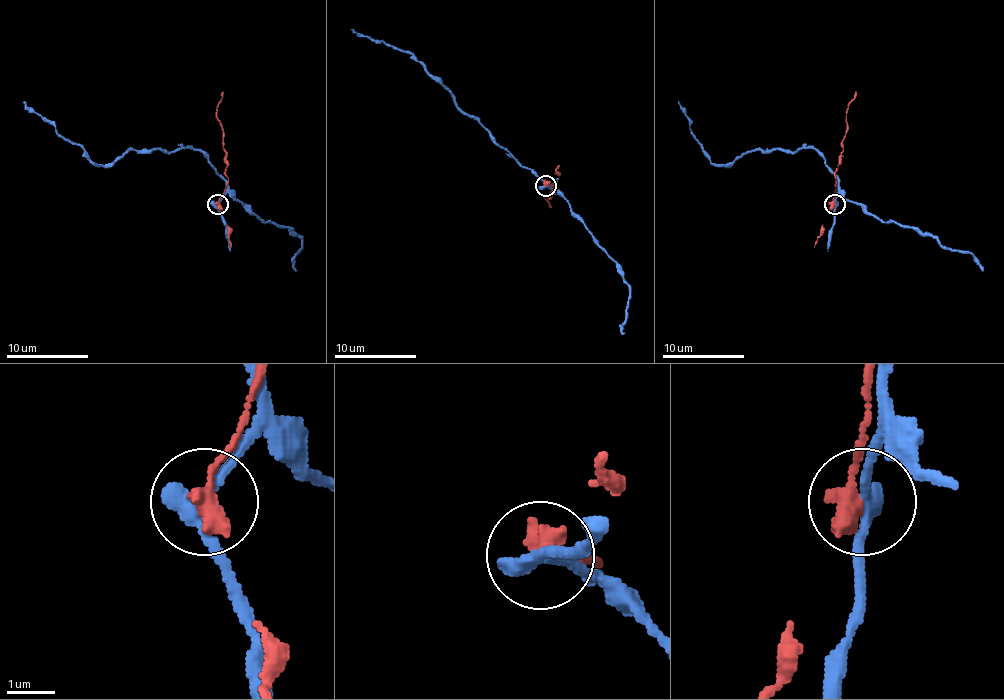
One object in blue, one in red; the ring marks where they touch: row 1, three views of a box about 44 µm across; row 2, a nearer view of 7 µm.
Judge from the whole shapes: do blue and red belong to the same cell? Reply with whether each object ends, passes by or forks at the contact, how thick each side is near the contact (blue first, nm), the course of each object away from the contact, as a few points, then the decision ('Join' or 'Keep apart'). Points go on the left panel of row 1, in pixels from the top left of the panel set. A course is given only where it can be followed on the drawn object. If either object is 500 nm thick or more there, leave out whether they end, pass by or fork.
Thickness 300 nm (blue) against 500 nm. Course of blue: (218, 204), (226, 180), (198, 149), (128, 149), (110, 164), (98, 166), (79, 145), (65, 141), (24, 100). Course of red: (218, 204), (226, 174), (222, 129), (216, 111), (222, 92). Keep apart

